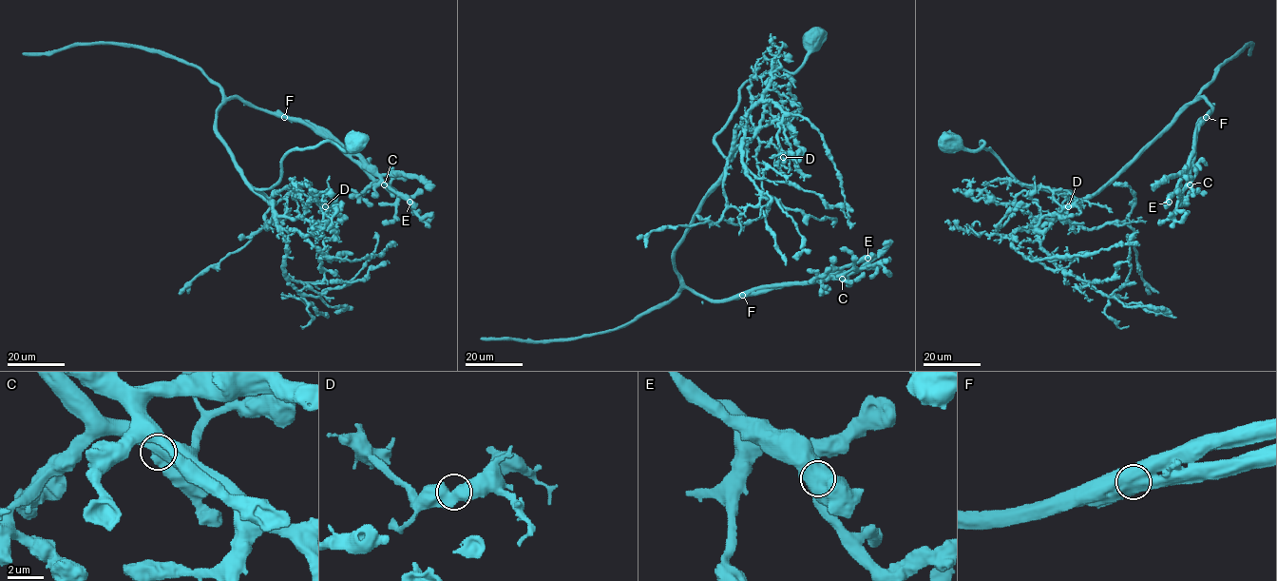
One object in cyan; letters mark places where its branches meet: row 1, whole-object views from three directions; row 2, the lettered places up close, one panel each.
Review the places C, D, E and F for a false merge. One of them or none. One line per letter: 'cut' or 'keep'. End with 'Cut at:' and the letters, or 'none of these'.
C: keep
D: keep
E: keep
F: cut
Cut at: F

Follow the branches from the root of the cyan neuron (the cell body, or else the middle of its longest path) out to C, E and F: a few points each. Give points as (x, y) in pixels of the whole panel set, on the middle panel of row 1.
C: (811, 38), (793, 72), (740, 88), (714, 139), (725, 174), (675, 270), (712, 300), (842, 279)
E: (811, 38), (793, 72), (740, 88), (714, 139), (725, 174), (675, 270), (725, 300), (867, 258)
F: (811, 38), (793, 72), (740, 88), (714, 139), (725, 174), (675, 254), (695, 293), (742, 295)

